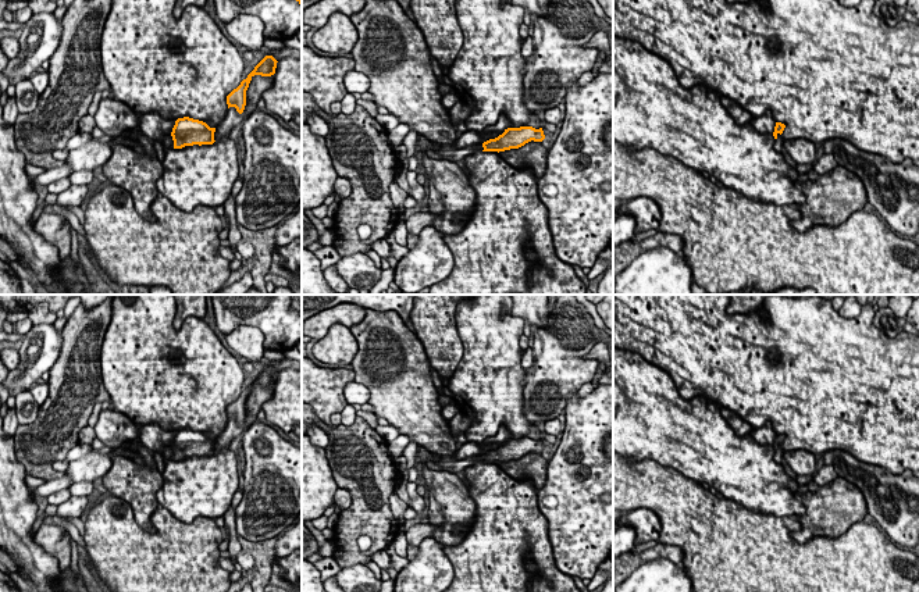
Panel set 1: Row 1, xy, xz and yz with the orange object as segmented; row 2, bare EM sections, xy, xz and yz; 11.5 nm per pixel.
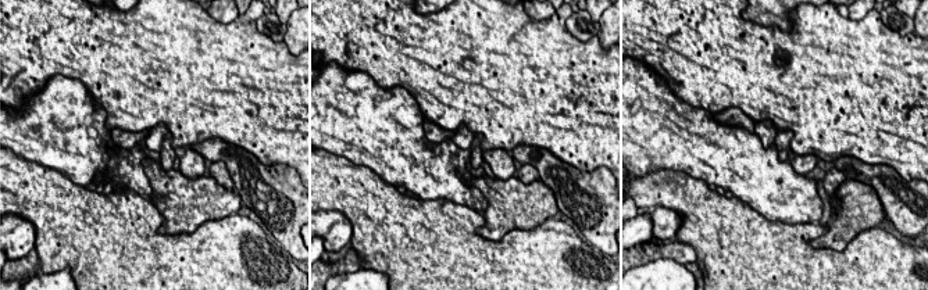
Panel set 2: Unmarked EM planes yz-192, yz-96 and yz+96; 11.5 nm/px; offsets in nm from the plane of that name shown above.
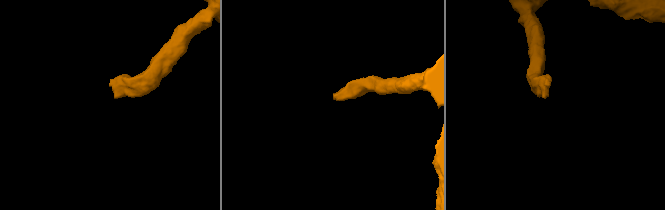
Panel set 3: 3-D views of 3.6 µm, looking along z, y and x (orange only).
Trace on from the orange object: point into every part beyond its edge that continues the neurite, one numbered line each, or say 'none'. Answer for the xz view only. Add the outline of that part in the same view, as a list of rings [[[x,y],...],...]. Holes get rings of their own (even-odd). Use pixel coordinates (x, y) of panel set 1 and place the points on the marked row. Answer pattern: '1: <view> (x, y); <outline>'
1: xz (452, 153); [[[482,143],[480,145],[471,145],[463,149],[459,149],[456,146],[445,146],[445,145],[438,145],[437,149],[428,149],[425,151],[427,157],[435,158],[435,160],[449,160],[457,164],[462,164],[462,161],[467,156],[473,156],[477,153],[481,153],[484,150]]]

